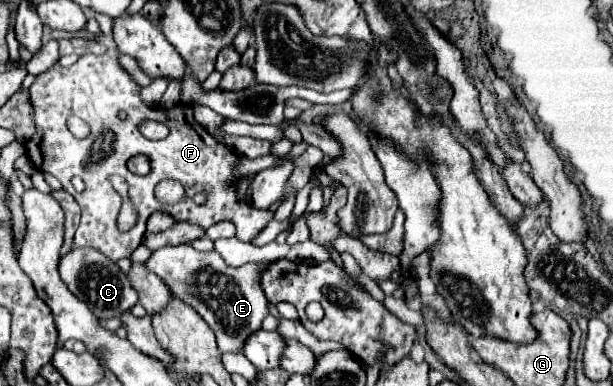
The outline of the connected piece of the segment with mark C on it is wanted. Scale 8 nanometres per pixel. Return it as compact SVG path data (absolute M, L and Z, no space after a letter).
M92 247L70 249L70 253L60 259L60 277L66 287L76 297L80 297L80 301L84 301L88 309L100 319L110 319L128 313L138 303L138 295L132 289L126 273L122 273L114 261L108 261L108 257L104 257Z

